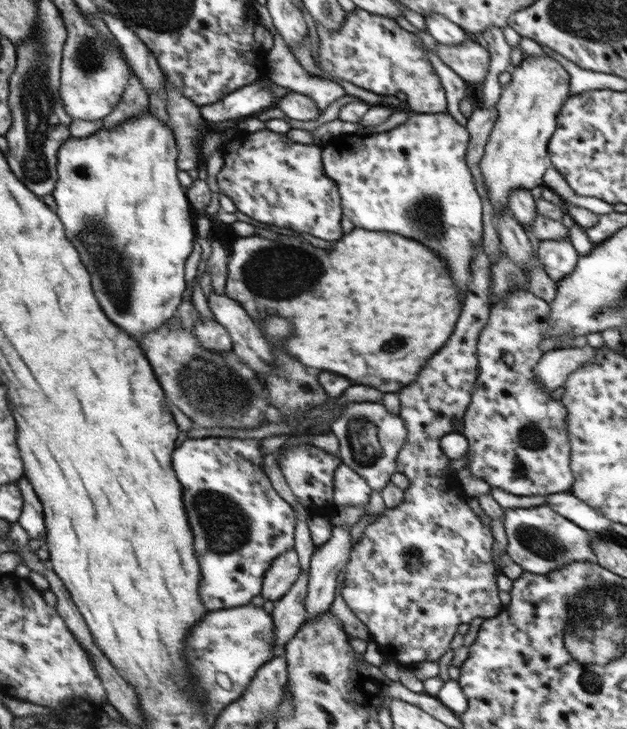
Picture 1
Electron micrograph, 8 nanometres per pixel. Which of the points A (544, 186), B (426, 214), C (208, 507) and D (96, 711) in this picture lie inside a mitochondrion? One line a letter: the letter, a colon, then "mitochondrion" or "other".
A: other
B: mitochondrion
C: mitochondrion
D: other

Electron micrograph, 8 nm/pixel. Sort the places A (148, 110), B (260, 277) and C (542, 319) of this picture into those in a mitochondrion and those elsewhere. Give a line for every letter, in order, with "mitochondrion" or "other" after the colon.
A: other
B: mitochondrion
C: other

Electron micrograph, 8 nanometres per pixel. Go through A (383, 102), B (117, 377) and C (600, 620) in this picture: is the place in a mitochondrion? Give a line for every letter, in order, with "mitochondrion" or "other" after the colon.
A: other
B: other
C: mitochondrion

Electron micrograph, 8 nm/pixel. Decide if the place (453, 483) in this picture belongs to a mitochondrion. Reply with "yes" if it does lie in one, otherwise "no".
no

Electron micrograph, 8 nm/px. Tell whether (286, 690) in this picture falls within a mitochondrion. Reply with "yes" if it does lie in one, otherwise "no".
no

